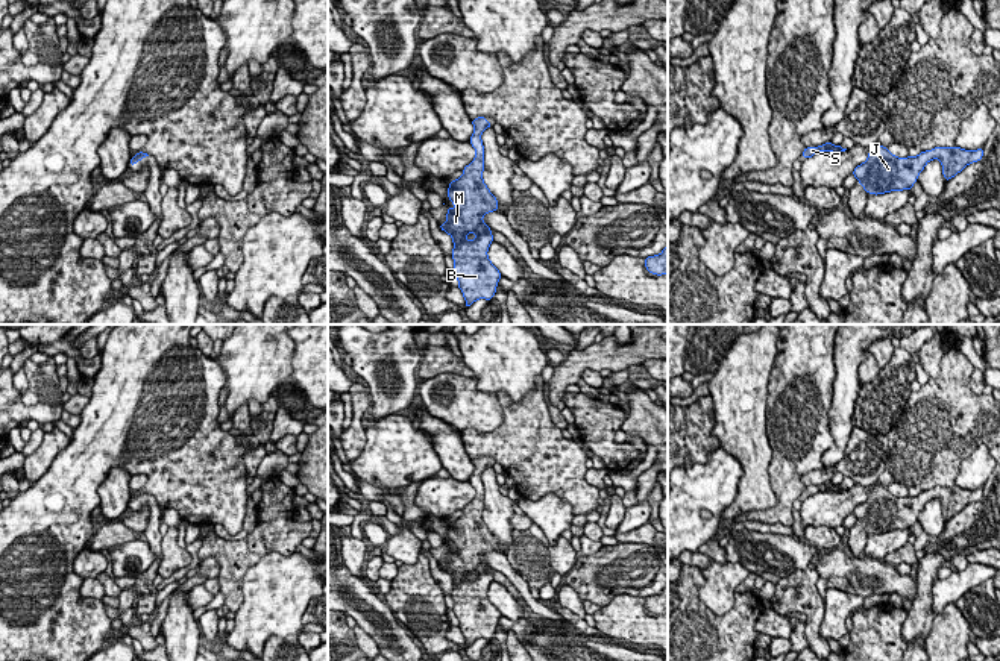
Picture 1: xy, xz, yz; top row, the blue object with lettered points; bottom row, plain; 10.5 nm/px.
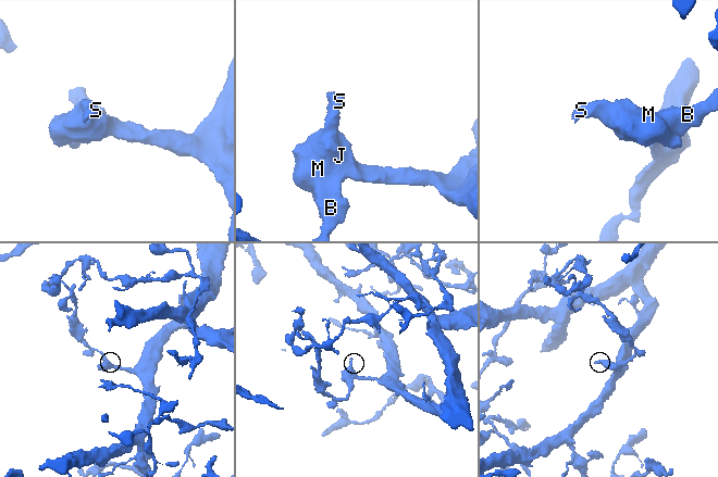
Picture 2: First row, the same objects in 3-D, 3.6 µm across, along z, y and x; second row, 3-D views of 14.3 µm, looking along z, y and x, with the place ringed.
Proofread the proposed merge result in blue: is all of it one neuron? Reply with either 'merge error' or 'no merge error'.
no merge error

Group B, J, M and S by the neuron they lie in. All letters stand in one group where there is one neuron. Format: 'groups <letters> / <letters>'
groups B J M S

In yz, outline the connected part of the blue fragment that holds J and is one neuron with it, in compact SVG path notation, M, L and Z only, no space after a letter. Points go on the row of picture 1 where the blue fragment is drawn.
M873 144L868 159L853 170L853 176L860 182L868 194L885 194L891 191L912 190L918 174L932 159L939 159L945 182L961 173L968 164L983 158L983 147L979 150L964 150L958 146L936 147L921 152L918 156L897 158L886 147Z

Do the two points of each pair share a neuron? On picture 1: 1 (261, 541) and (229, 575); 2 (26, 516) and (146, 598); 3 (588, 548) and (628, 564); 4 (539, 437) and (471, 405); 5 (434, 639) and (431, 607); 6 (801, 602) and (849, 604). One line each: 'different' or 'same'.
1: same
2: different
3: different
4: different
5: same
6: different

